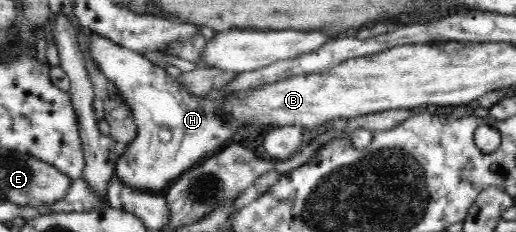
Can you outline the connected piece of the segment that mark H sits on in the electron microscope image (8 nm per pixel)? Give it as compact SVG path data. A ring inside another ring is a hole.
M94 33L89 36L87 55L98 70L116 84L136 122L137 136L120 156L114 171L120 181L133 187L134 191L144 193L168 187L166 181L176 181L200 157L218 149L234 135L236 129L220 117L221 103L208 98L208 94L190 94L176 78L168 75L166 67L156 66L142 54ZM162 127L167 127L172 133L166 141L160 137Z

